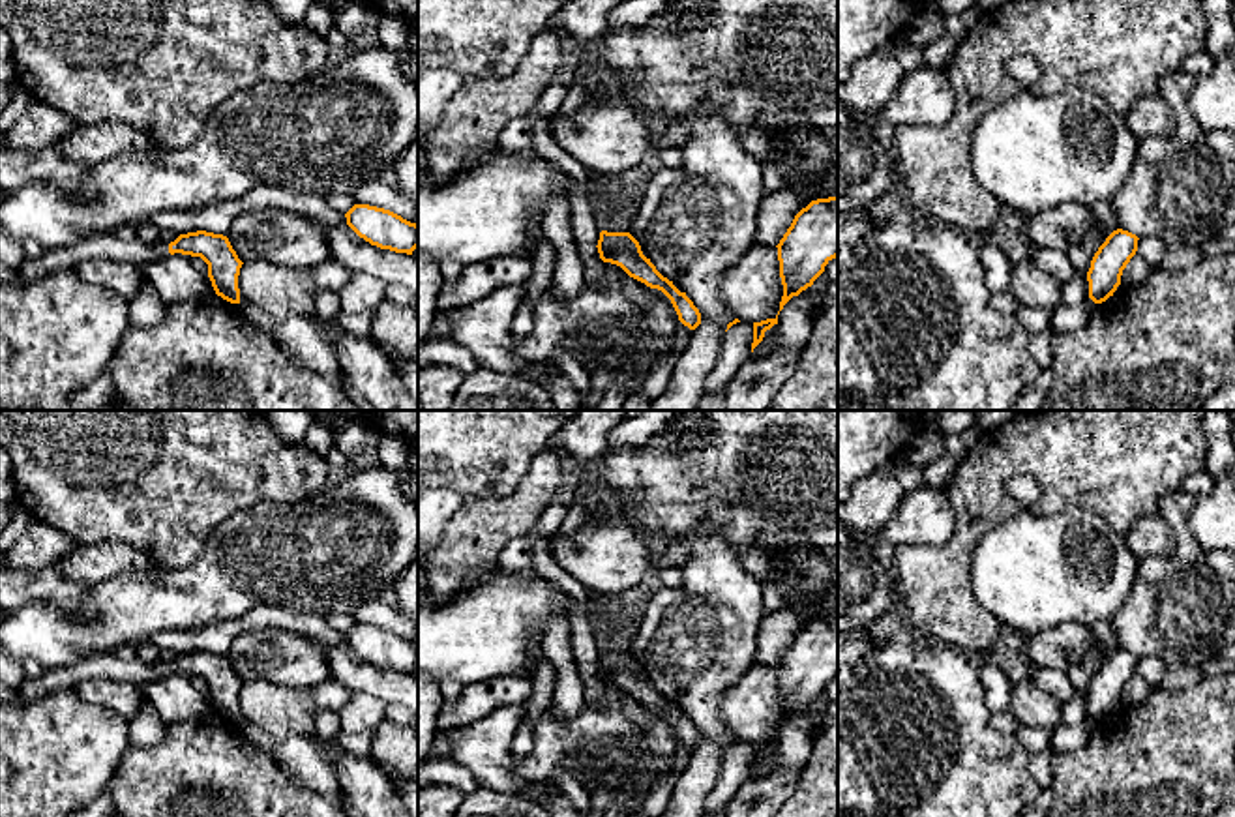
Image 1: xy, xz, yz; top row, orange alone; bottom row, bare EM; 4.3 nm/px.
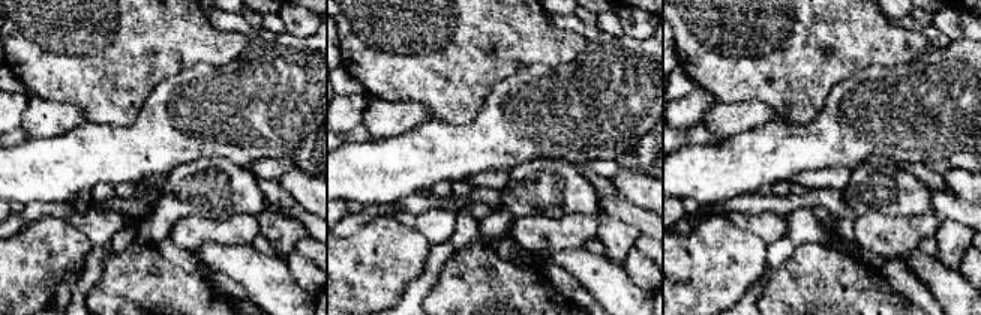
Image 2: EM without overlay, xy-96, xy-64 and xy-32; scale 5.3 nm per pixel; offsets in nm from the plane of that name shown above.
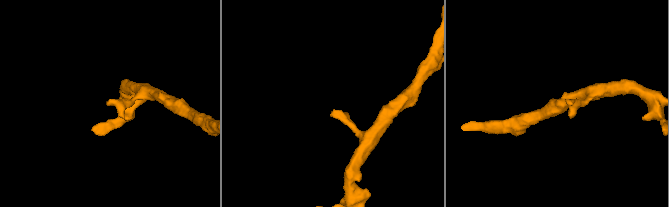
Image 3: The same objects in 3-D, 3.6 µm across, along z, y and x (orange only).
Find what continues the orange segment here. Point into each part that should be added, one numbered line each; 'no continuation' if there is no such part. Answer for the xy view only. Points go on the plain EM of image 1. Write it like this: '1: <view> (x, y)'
no continuation

